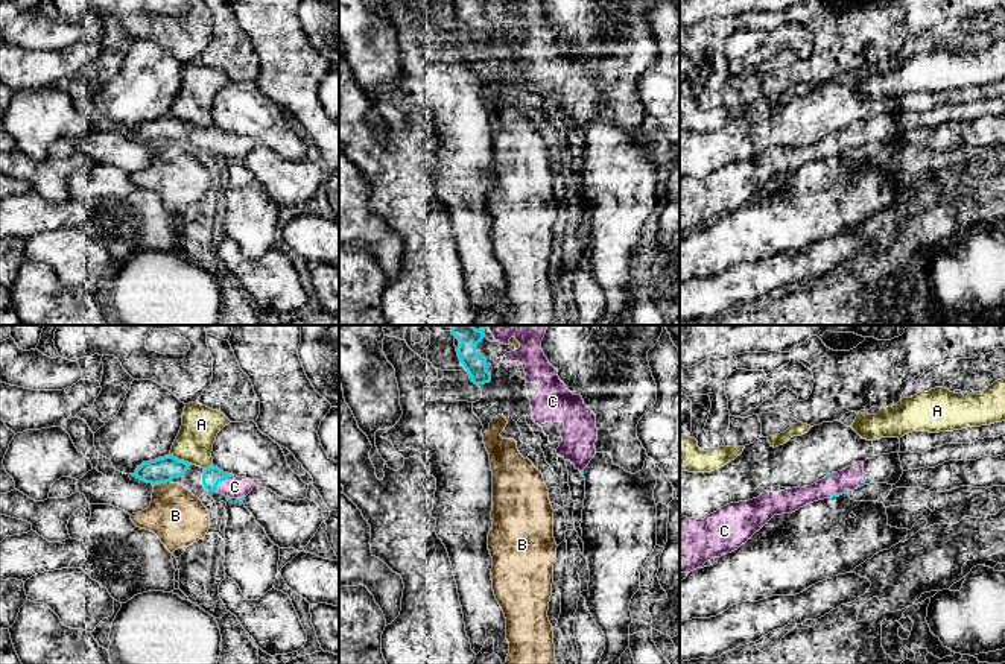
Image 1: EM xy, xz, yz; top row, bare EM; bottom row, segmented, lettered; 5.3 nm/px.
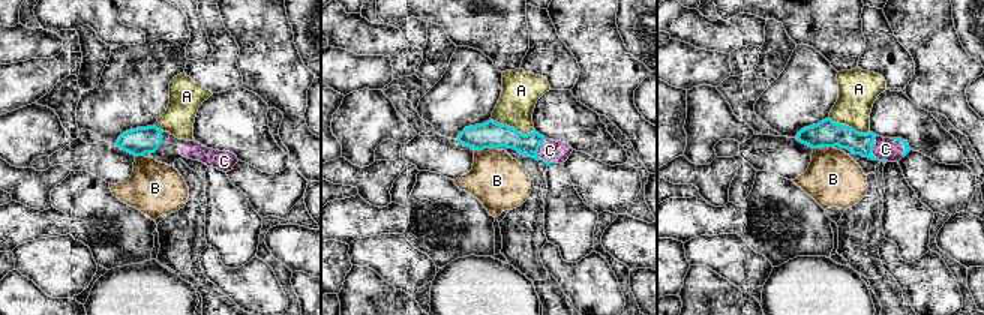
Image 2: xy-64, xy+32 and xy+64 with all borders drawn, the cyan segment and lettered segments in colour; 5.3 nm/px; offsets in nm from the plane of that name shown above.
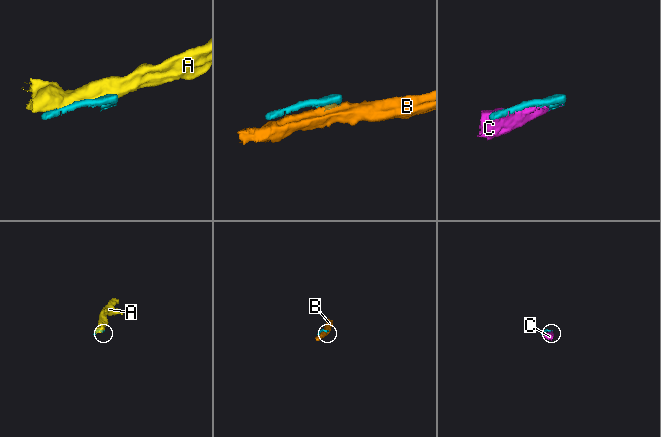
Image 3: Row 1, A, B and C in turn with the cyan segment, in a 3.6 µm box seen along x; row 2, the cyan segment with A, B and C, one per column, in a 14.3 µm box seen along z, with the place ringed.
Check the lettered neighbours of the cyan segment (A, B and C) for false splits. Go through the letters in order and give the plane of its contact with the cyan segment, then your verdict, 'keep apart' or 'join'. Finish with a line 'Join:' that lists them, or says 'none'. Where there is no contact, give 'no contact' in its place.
A: xy | keep apart
B: xy | keep apart
C: xy | join
Join: C

